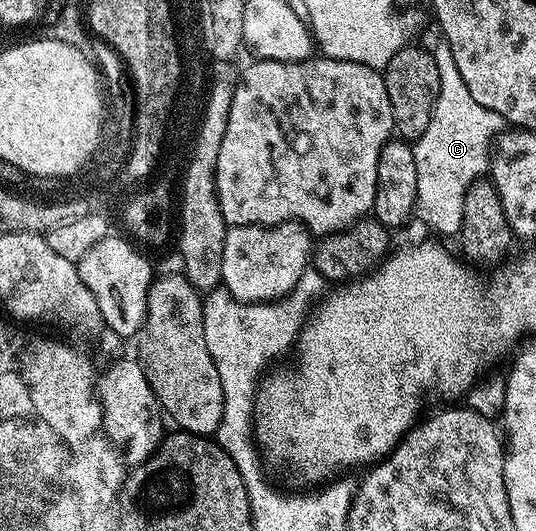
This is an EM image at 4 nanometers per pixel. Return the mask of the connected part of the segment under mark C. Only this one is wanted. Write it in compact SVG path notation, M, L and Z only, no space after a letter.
M446 42L440 43L437 48L438 55L442 58L437 59L437 74L441 74L441 94L437 94L437 106L433 110L433 118L429 122L425 134L421 134L421 138L413 141L413 162L417 162L417 198L415 203L417 205L417 220L424 224L427 228L432 228L435 232L440 232L443 236L458 237L463 231L463 207L465 206L465 198L467 191L471 189L471 185L480 179L479 176L488 171L489 165L493 157L493 141L500 132L504 131L505 122L497 114L493 114L493 110L485 110L485 106L480 106L473 98L473 94L469 94L469 89L466 88L465 82L461 79L461 70L457 70L457 62L453 62L453 50L449 50Z

